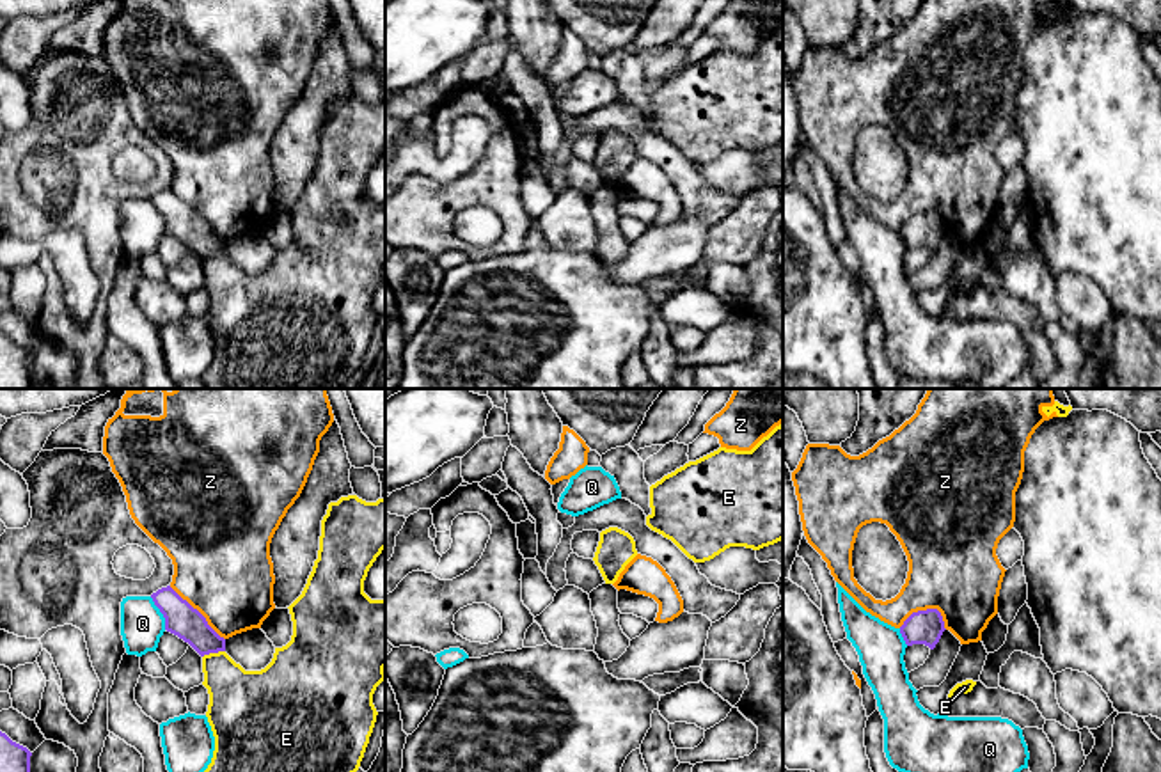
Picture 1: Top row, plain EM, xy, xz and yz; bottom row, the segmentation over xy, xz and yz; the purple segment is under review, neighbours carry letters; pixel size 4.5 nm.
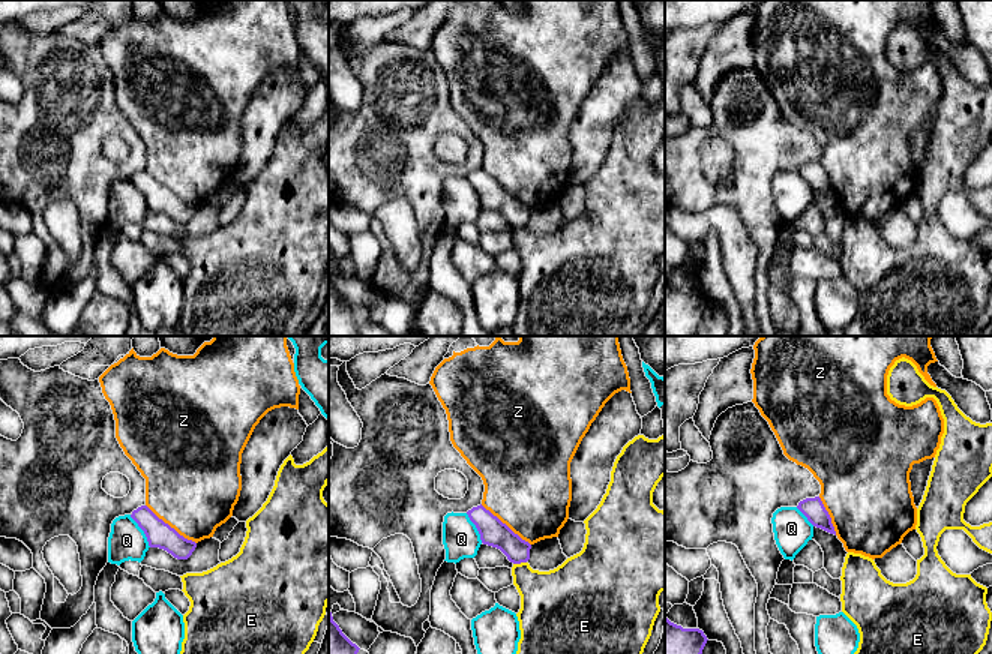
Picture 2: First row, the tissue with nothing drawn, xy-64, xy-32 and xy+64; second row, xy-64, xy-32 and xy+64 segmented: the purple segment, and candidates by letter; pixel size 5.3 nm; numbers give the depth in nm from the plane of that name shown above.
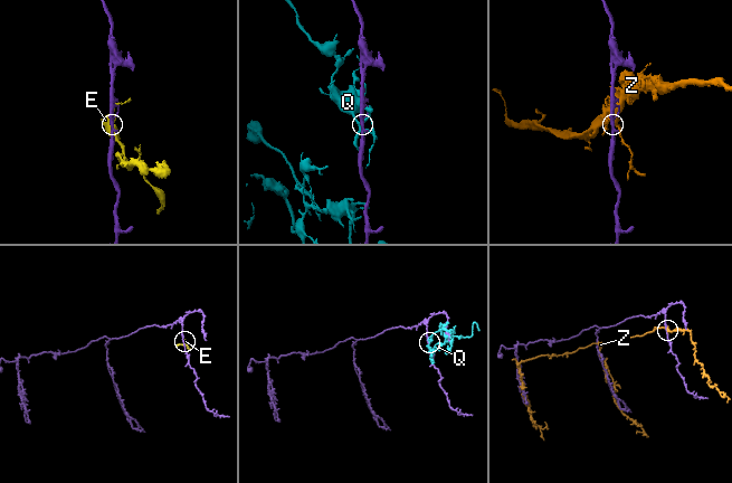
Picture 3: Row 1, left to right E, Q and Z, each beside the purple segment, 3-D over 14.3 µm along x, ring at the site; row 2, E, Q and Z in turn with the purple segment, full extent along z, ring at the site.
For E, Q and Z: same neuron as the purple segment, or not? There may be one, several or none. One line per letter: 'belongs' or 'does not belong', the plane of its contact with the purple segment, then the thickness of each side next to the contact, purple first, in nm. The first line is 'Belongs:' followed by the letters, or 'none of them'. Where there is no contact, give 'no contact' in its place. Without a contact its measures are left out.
Belongs: none of them
E: does not belong; contact in xy; calibres 150 and 280 nm
Q: does not belong; contact in xy; calibres 150 and 200 nm
Z: does not belong; contact in yz; calibres 160 and 400 nm

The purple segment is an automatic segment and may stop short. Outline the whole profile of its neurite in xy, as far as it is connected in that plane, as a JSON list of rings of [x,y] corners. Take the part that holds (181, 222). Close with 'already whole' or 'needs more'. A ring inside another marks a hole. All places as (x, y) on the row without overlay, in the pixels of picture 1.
[[[170,188],[158,192],[151,201],[165,220],[165,232],[188,245],[201,259],[225,254],[225,241]]] | already whole

